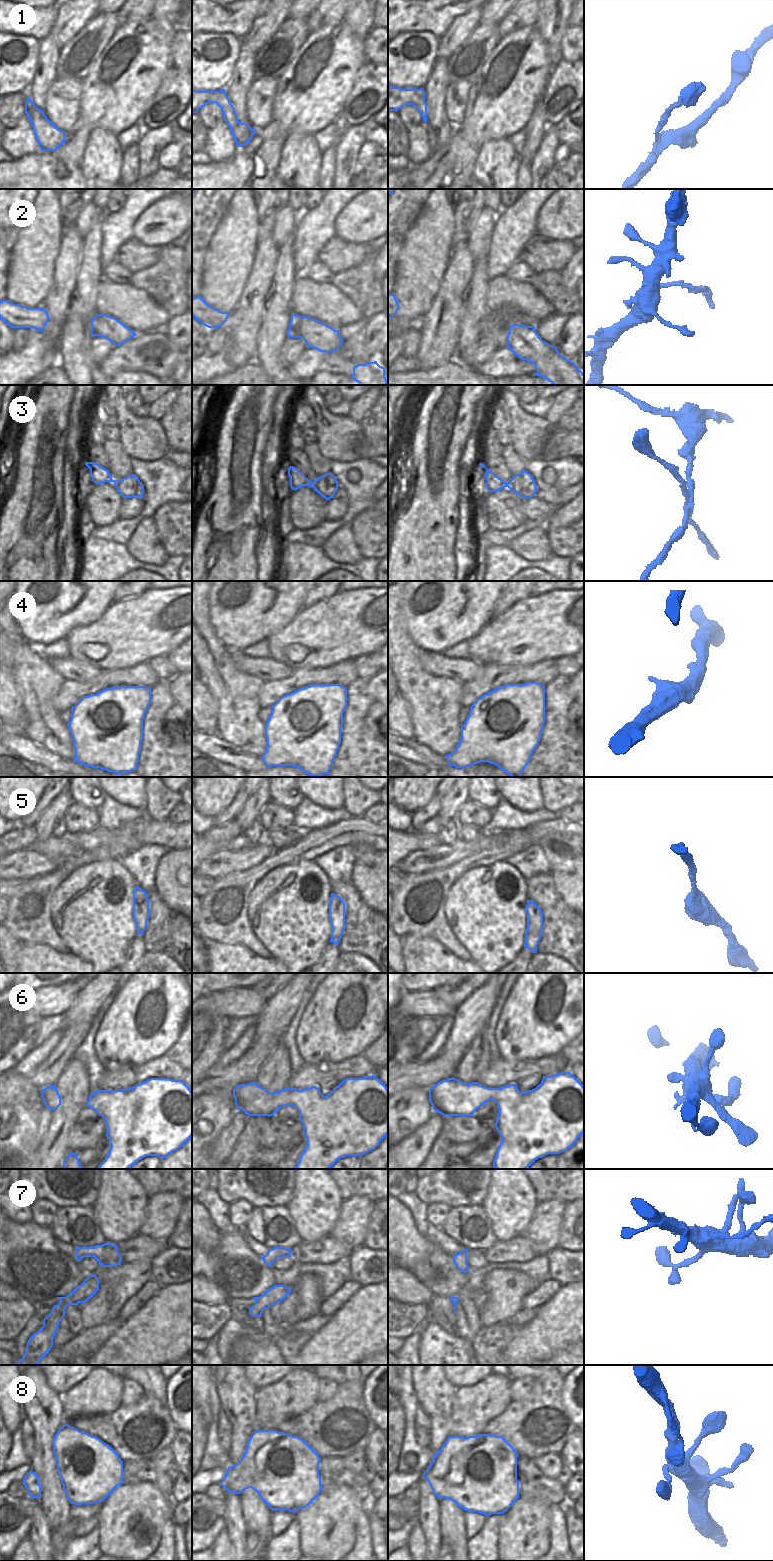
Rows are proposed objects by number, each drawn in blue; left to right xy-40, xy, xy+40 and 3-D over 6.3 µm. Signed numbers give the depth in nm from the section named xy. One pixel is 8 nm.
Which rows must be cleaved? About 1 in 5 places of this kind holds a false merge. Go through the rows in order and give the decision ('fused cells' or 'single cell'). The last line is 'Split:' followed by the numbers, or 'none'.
1: single cell
2: fused cells
3: single cell
4: single cell
5: single cell
6: single cell
7: single cell
8: single cell
Split: 2

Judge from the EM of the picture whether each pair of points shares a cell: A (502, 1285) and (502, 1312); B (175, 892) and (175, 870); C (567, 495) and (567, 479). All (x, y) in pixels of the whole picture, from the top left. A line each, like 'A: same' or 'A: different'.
A: same
B: same
C: different

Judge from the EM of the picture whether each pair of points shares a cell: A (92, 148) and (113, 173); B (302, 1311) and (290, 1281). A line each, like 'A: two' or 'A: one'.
A: one
B: two

